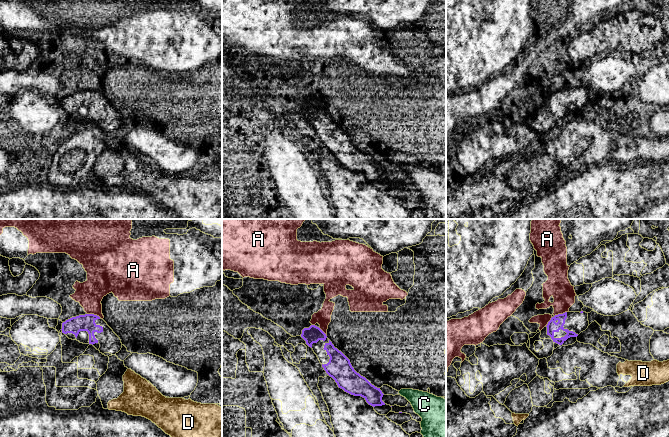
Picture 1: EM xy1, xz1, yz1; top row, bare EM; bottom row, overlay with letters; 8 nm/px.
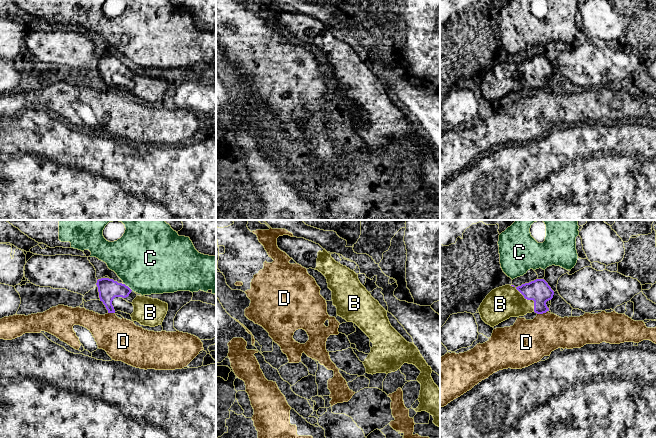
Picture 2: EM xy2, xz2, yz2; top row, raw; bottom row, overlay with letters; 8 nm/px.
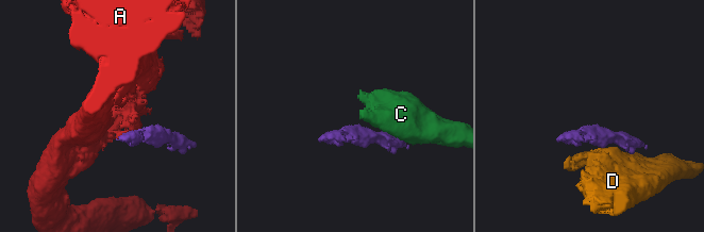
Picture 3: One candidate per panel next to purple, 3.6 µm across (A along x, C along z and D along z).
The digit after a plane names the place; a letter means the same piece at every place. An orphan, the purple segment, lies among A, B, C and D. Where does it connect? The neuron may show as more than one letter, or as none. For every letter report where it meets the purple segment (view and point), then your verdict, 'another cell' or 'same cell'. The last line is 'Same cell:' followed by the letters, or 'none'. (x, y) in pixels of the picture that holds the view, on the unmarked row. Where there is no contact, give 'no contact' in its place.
A: xy1 (93, 90) | another cell
B: yz2 (527, 75) | same cell
C: xy2 (127, 62) | another cell
D: yz2 (541, 89) | another cell
Same cell: B

